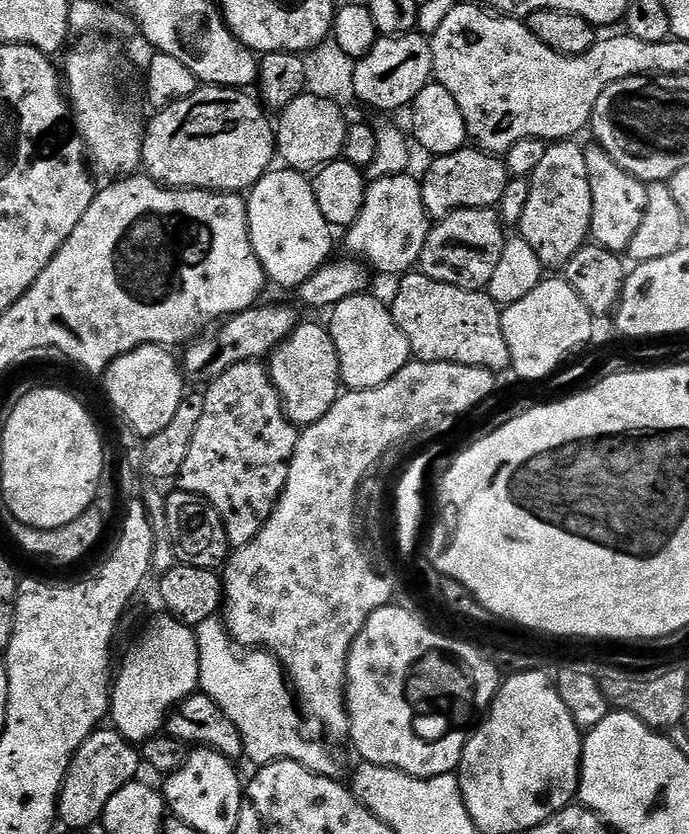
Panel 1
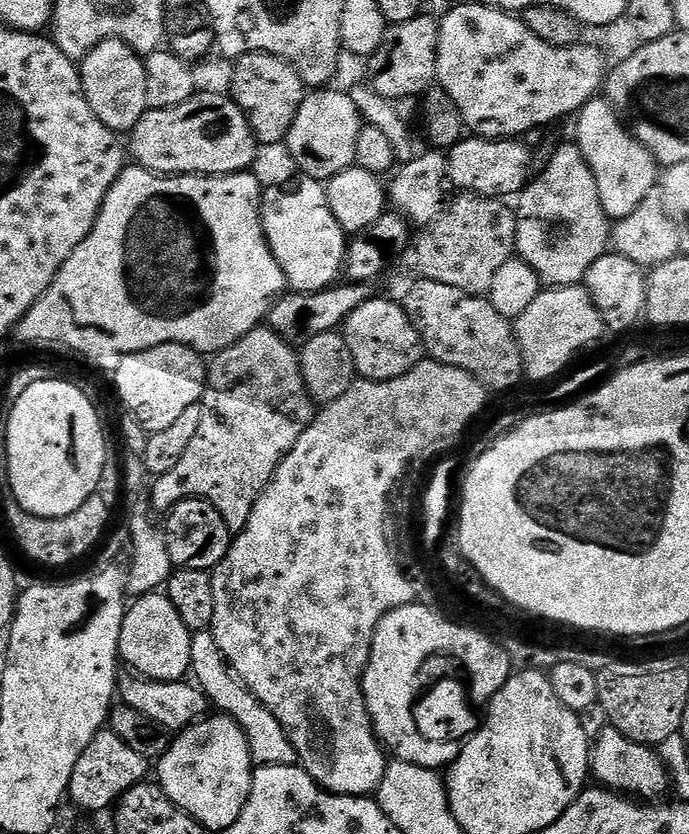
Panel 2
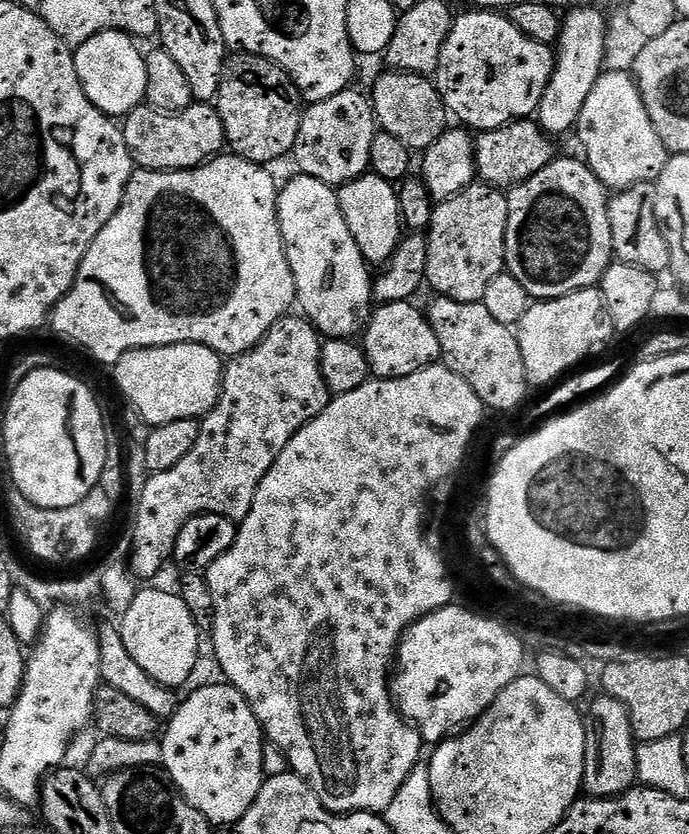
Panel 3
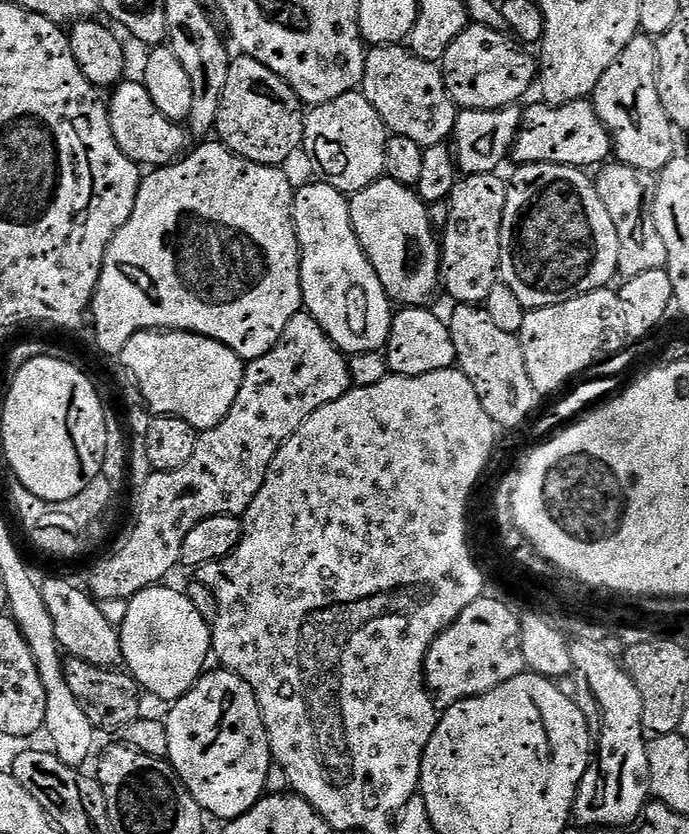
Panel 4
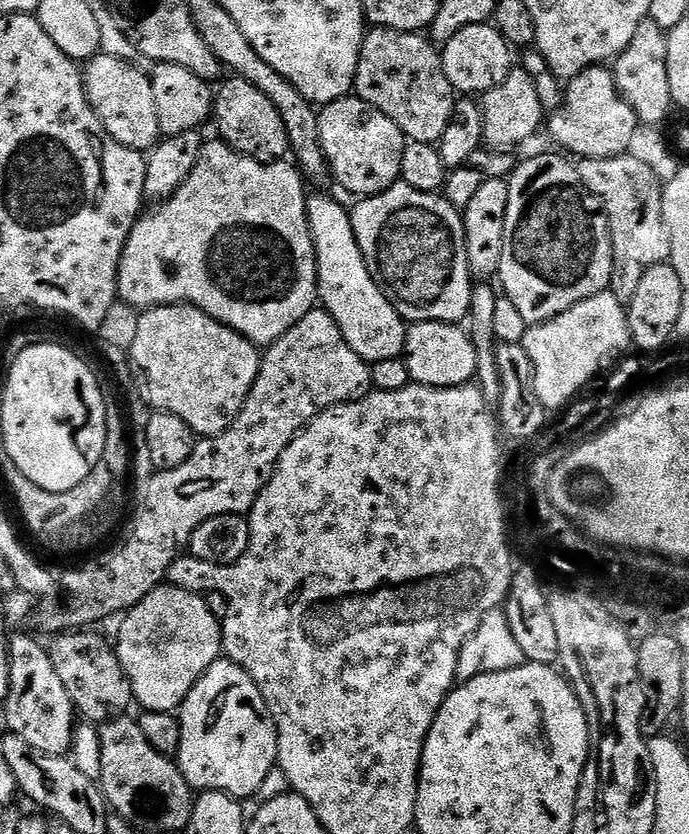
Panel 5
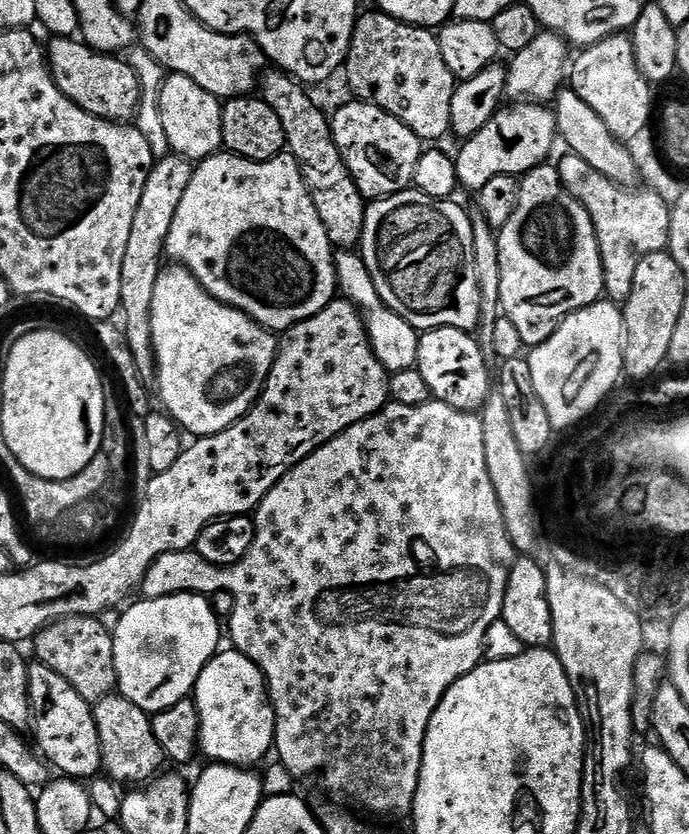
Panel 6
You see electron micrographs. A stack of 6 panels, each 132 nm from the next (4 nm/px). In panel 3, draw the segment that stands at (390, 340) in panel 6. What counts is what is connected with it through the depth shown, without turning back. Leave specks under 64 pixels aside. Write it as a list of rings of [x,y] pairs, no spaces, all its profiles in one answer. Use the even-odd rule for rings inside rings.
[[[296,174],[288,185],[279,189],[276,205],[278,206],[278,222],[282,230],[282,242],[286,250],[286,258],[290,262],[290,270],[294,274],[296,287],[296,304],[299,311],[316,327],[324,338],[356,338],[368,327],[368,319],[374,311],[372,298],[373,273],[365,260],[362,250],[358,250],[358,242],[354,242],[354,234],[350,234],[350,226],[346,226],[346,218],[342,218],[339,191],[333,185],[322,182],[313,176]]]

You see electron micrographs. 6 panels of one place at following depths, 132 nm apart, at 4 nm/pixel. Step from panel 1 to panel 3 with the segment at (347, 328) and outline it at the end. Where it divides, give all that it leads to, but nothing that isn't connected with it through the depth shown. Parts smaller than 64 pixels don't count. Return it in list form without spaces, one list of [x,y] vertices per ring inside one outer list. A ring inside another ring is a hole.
[[[407,300],[381,304],[368,319],[368,327],[362,333],[362,347],[368,359],[369,373],[375,379],[393,380],[406,374],[418,374],[418,370],[440,360],[438,334],[434,334],[427,315],[414,305]]]

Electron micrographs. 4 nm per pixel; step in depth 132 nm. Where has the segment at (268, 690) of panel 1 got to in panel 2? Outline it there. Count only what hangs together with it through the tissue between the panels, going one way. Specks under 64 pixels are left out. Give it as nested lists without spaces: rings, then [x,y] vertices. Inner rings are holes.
[[[211,631],[197,632],[192,637],[192,666],[191,675],[195,683],[204,691],[208,698],[208,703],[217,713],[234,718],[248,739],[250,754],[252,755],[253,765],[263,766],[273,764],[282,766],[283,764],[296,764],[296,751],[278,718],[254,698],[254,694],[247,688],[241,680],[236,677],[235,672],[228,666],[228,660],[218,650],[218,642],[214,639]]]

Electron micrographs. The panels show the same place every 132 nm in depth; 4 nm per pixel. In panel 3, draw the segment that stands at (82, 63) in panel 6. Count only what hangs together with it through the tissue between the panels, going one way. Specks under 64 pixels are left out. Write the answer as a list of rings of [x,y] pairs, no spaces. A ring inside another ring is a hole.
[[[194,102],[181,112],[157,112],[151,106],[141,106],[123,117],[122,127],[133,165],[146,172],[185,172],[188,168],[199,168],[226,148],[222,118],[208,102]]]

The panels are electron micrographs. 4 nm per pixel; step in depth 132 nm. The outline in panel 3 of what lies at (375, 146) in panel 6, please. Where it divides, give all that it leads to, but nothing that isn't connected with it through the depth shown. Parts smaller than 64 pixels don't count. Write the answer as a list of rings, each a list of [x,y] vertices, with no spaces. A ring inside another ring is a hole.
[[[349,90],[334,94],[334,98],[326,98],[317,104],[308,104],[300,118],[300,129],[294,149],[296,164],[300,167],[297,169],[305,176],[313,176],[333,186],[348,184],[369,171],[370,146],[374,143],[377,131],[376,111],[373,110],[371,99],[365,93],[363,96],[360,92]]]

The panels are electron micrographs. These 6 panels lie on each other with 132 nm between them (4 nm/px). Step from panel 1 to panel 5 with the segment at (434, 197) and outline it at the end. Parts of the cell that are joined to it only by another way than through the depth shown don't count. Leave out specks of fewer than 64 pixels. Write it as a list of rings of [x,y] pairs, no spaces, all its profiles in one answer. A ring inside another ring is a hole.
[[[608,66],[587,68],[582,70],[582,74],[578,74],[573,80],[567,81],[562,110],[553,111],[546,120],[546,132],[548,128],[553,142],[557,144],[555,147],[580,160],[614,158],[625,155],[634,132],[638,131],[641,126],[639,118],[636,117],[636,111],[632,109],[630,102],[624,100],[623,94],[618,90],[613,69]]]

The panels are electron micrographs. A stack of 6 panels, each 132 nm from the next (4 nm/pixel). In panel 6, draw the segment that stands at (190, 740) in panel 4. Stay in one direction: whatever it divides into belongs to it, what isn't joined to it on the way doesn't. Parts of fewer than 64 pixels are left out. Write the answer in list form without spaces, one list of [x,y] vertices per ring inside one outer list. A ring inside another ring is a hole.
[[[225,650],[217,651],[216,655],[213,656],[212,660],[202,670],[202,674],[198,678],[194,689],[194,699],[196,701],[196,709],[198,710],[198,718],[200,719],[200,746],[199,751],[202,756],[205,756],[205,761],[214,764],[233,764],[235,768],[252,768],[256,766],[259,760],[267,761],[270,753],[273,751],[276,743],[276,711],[272,709],[272,699],[268,696],[268,684],[264,680],[262,670],[257,666],[253,660],[246,658],[243,651],[231,650],[232,652],[224,652]]]

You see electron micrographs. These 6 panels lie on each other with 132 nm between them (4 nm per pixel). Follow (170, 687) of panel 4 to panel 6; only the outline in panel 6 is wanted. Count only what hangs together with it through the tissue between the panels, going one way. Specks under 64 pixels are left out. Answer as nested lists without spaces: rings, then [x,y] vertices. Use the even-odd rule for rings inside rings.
[[[179,592],[166,598],[137,600],[137,604],[129,603],[121,611],[118,630],[112,633],[116,687],[119,695],[134,702],[134,706],[138,706],[143,712],[155,714],[174,706],[174,702],[182,702],[193,695],[202,670],[221,647],[221,617],[207,595],[195,592]]]

